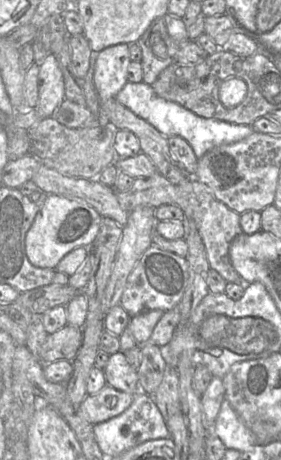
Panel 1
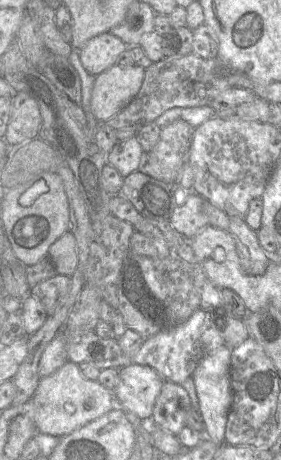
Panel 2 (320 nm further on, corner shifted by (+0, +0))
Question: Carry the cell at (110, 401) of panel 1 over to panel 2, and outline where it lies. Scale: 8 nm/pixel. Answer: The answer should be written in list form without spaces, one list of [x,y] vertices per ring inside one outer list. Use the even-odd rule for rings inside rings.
[[[67,361],[53,374],[40,378],[32,400],[36,407],[35,421],[38,432],[59,438],[98,419],[117,405],[111,390],[97,380],[83,377],[78,365],[71,361]]]

